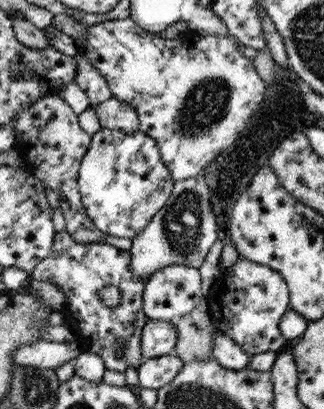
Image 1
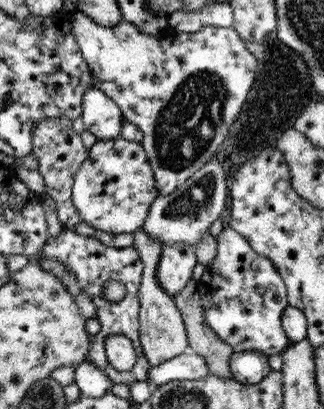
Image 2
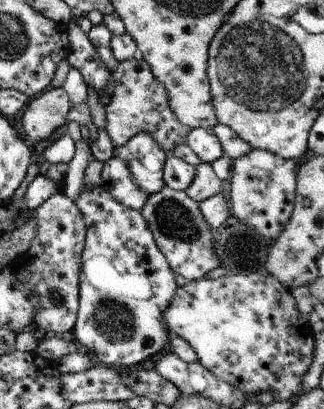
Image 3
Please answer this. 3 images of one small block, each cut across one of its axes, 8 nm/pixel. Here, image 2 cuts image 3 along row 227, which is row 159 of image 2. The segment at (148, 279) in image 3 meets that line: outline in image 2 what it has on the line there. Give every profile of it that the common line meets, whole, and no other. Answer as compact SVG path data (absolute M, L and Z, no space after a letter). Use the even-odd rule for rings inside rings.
M121 136L109 142L95 142L87 152L87 160L79 164L71 186L71 204L77 208L81 222L89 224L93 232L107 232L113 236L137 232L155 198L155 176L143 146L123 140Z

